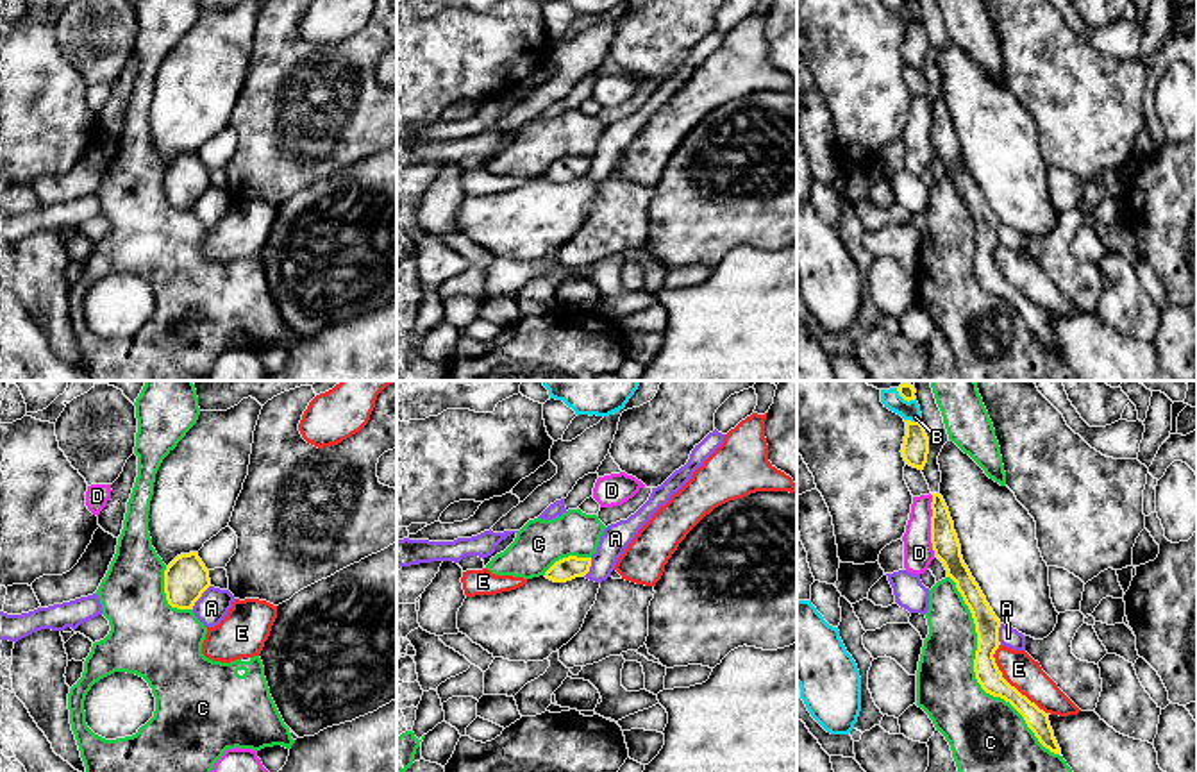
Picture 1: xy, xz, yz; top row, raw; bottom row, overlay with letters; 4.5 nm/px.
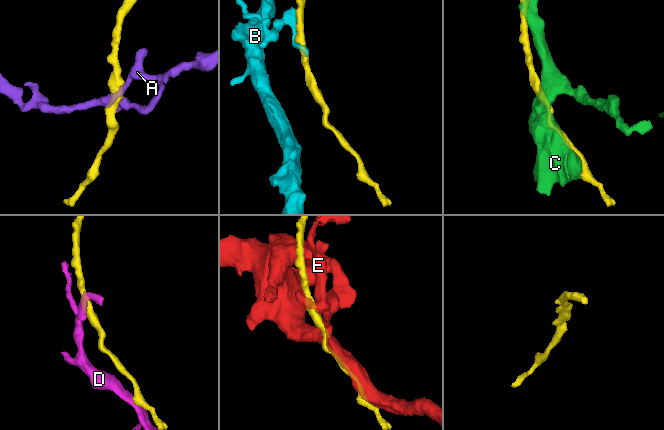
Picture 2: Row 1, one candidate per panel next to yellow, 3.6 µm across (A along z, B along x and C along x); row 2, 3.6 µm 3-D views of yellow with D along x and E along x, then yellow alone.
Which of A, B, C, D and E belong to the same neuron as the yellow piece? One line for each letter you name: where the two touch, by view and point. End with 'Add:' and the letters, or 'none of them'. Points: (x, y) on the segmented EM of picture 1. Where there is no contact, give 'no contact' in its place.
Add: none of them

